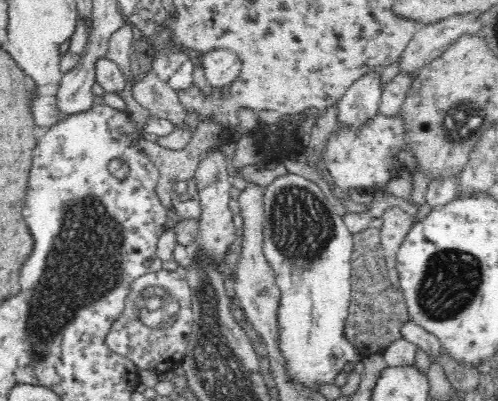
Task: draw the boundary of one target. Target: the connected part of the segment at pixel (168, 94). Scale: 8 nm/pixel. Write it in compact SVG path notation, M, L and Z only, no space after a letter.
M148 72L144 80L134 82L132 94L136 104L142 104L142 108L150 110L152 116L168 120L176 126L182 126L188 116L186 104L178 100L178 92L166 86L154 72Z

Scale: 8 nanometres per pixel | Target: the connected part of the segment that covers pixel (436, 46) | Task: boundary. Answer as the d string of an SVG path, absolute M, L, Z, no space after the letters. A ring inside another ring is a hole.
M454 14L432 24L424 24L416 36L406 46L404 54L398 58L400 70L420 72L422 66L438 58L450 44L454 44L462 34L478 34L482 22L474 14Z

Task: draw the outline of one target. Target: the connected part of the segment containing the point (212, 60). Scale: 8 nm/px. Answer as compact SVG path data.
M214 50L202 56L202 72L208 80L208 88L224 88L226 84L232 84L240 72L242 72L242 62L240 58L230 52L230 50Z

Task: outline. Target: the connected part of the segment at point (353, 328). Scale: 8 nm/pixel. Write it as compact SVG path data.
M370 224L366 232L352 236L354 248L350 254L350 308L346 316L344 338L360 348L370 348L372 352L384 352L394 340L400 338L400 328L408 322L408 304L404 292L390 284L386 252L380 244L378 224Z

